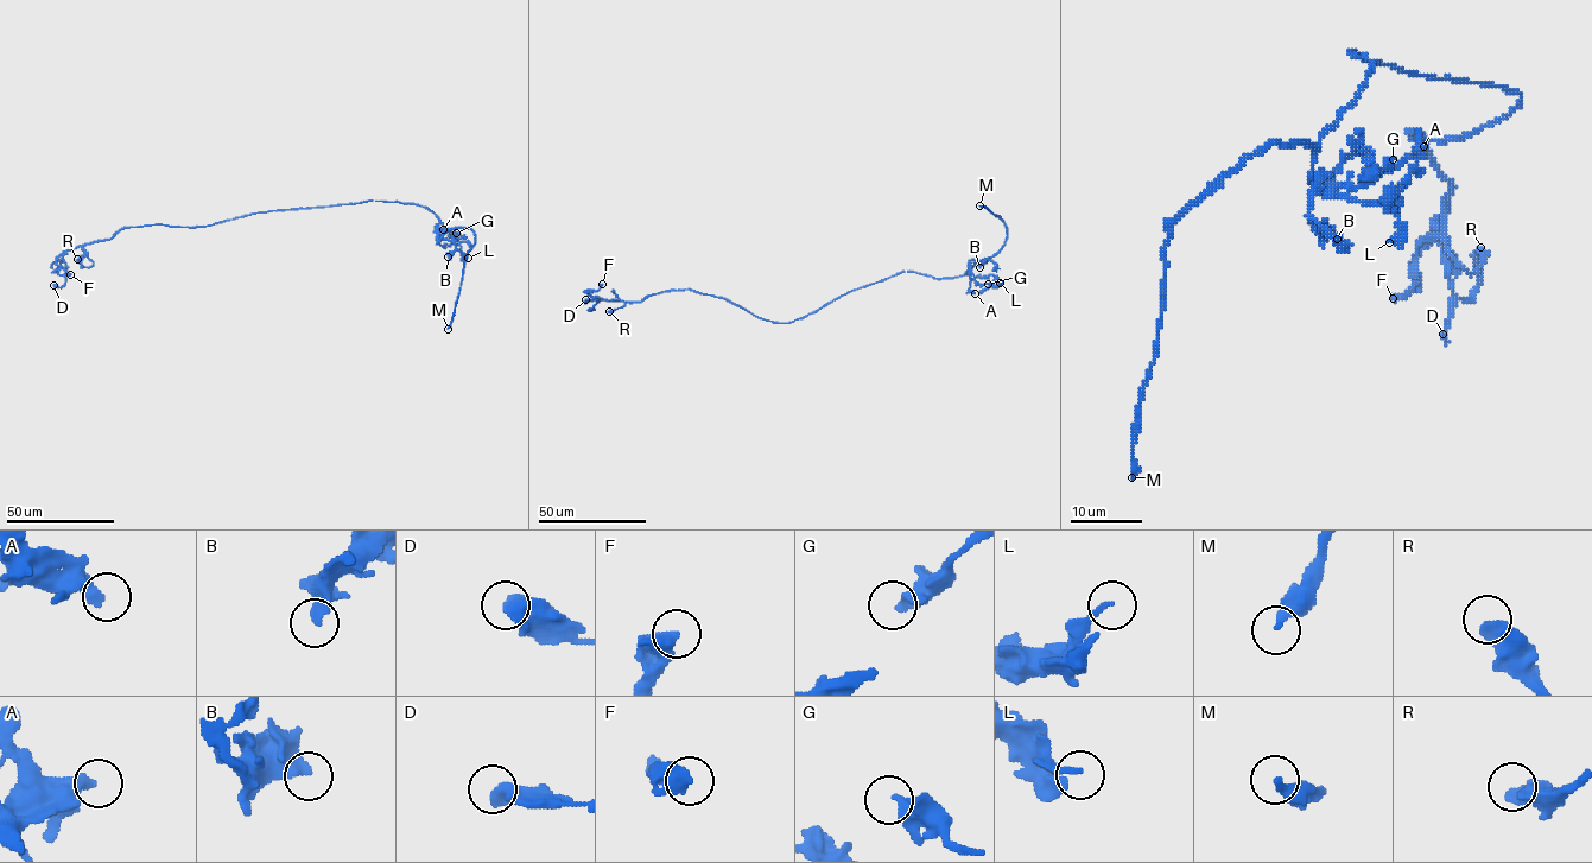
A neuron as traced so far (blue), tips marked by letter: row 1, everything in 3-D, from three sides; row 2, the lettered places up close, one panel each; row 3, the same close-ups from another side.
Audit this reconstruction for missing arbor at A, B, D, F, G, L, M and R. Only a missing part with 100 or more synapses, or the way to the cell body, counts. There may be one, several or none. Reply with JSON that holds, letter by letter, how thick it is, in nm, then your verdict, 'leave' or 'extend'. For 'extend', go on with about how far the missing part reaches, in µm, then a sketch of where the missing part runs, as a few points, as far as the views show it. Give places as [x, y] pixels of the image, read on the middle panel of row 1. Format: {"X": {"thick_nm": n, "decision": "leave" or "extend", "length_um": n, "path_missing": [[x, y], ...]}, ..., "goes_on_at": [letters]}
{"A": {"thick_nm": 360, "decision": "leave"}, "B": {"thick_nm": 320, "decision": "leave"}, "D": {"thick_nm": 600, "decision": "leave"}, "F": {"thick_nm": 600, "decision": "leave"}, "G": {"thick_nm": 300, "decision": "leave"}, "L": {"thick_nm": 160, "decision": "leave"}, "M": {"thick_nm": 340, "decision": "leave"}, "R": {"thick_nm": 440, "decision": "leave"}, "goes_on_at": []}

